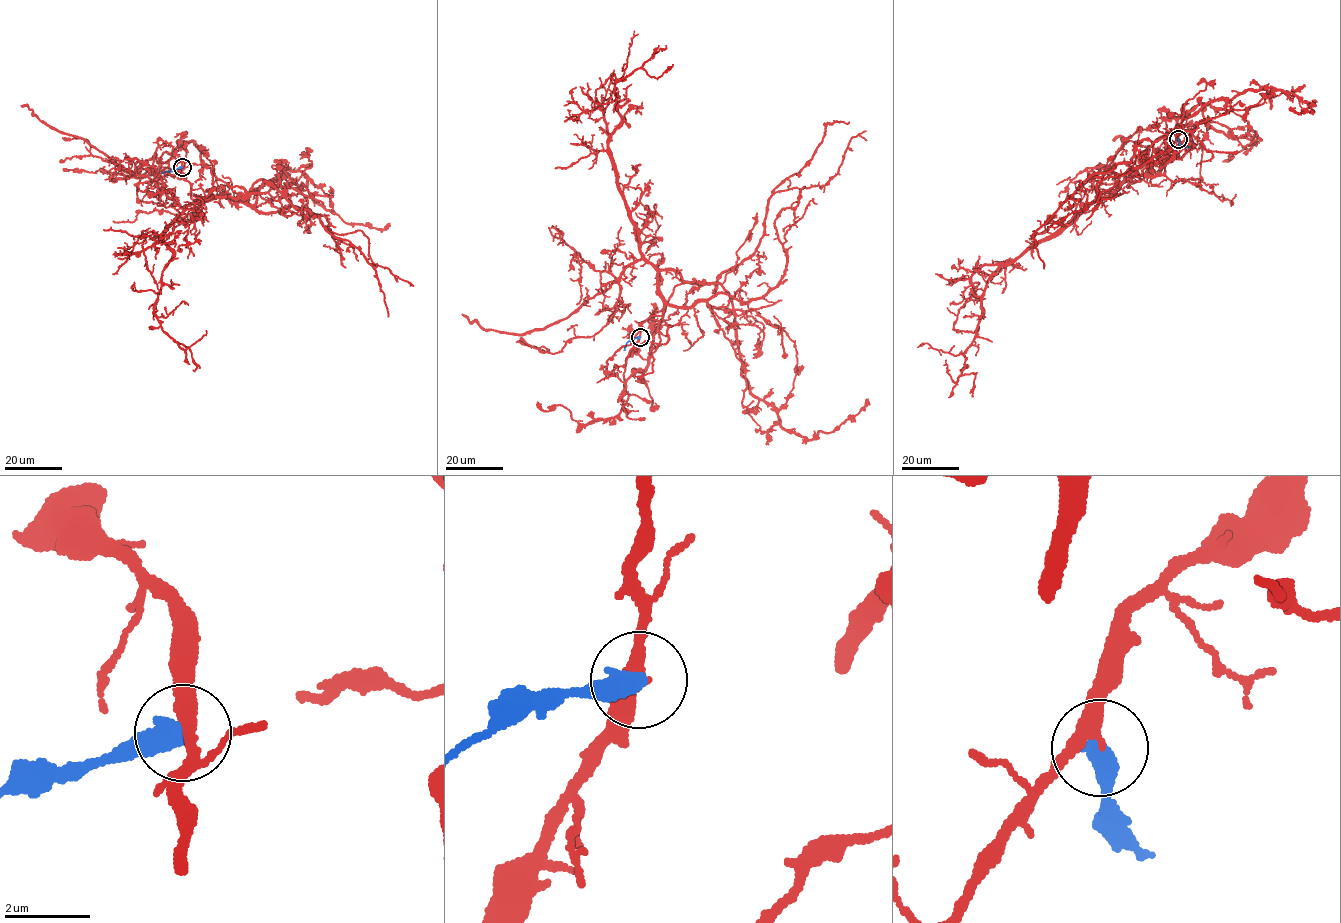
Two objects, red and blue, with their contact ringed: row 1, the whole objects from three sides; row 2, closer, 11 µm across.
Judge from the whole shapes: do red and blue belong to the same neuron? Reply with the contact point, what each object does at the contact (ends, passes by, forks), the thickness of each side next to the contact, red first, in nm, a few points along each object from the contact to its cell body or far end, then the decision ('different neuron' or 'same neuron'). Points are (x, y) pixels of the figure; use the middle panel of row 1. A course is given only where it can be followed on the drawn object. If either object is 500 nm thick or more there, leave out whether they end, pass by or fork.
(640, 337) | 320/500 nm | red via (640, 337), (640, 323), (663, 300), (608, 143), (621, 120), (617, 80), (641, 68), (657, 78), (667, 66) | blue via (640, 337), (631, 338), (624, 350) | different neuron

